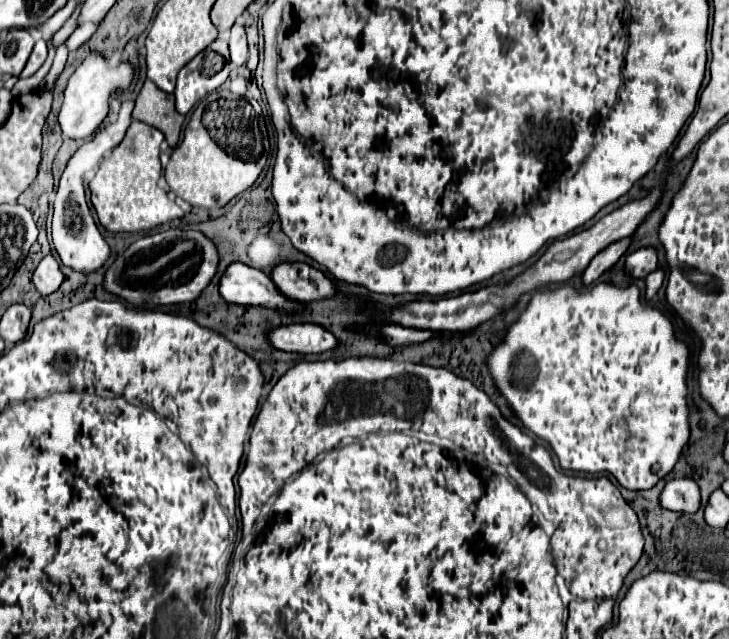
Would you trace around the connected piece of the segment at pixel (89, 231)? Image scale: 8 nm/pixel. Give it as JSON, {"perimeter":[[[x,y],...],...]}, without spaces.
{"perimeter":[[[124,101],[122,103],[122,109],[118,113],[118,119],[116,123],[104,127],[102,131],[98,131],[94,135],[92,141],[84,143],[74,155],[72,159],[68,161],[62,177],[60,177],[60,183],[58,183],[58,191],[56,191],[56,199],[54,199],[54,217],[52,217],[52,239],[54,239],[54,245],[56,245],[56,251],[62,259],[64,265],[76,269],[76,271],[84,271],[84,273],[90,273],[90,271],[96,271],[98,267],[104,265],[104,261],[108,259],[110,255],[110,247],[106,245],[106,241],[102,239],[94,219],[92,219],[92,213],[88,209],[88,203],[86,203],[86,197],[84,197],[84,185],[82,185],[82,177],[84,173],[90,169],[90,167],[98,167],[100,161],[102,161],[102,155],[104,151],[110,151],[114,149],[128,125],[130,125],[130,113],[134,109],[134,101]]]}

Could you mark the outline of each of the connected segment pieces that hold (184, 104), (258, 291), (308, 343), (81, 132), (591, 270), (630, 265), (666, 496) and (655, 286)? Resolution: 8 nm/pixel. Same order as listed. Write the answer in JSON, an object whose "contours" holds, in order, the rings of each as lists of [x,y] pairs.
{"contours":[[[[216,39],[190,63],[186,63],[186,67],[178,73],[174,89],[176,111],[186,115],[200,99],[216,91],[228,79],[228,63],[228,43],[222,39]]],[[[230,263],[220,277],[220,295],[228,303],[242,305],[264,305],[264,307],[280,307],[286,311],[302,309],[302,305],[282,297],[270,277],[262,271],[256,271],[244,263]]],[[[314,323],[280,325],[268,331],[268,341],[274,349],[286,353],[324,353],[338,345],[336,337]]],[[[90,53],[84,63],[74,71],[74,75],[68,81],[68,87],[64,91],[64,103],[58,115],[62,133],[70,139],[86,139],[90,137],[100,123],[104,121],[104,117],[108,115],[108,97],[114,91],[126,91],[132,83],[132,75],[134,75],[134,67],[128,63],[120,63],[116,67],[108,67],[104,55],[100,53]]],[[[626,237],[626,239],[620,239],[620,241],[612,243],[612,245],[608,245],[606,249],[602,249],[602,251],[590,261],[590,265],[586,267],[586,271],[582,273],[582,283],[584,283],[584,285],[594,283],[606,269],[610,269],[610,267],[626,253],[626,249],[630,247],[630,243],[632,243],[632,237]]],[[[642,247],[626,257],[626,273],[630,273],[634,279],[646,277],[656,267],[658,267],[658,253],[654,247]]],[[[672,479],[666,483],[660,505],[678,513],[696,513],[700,509],[700,489],[692,479]]],[[[656,269],[646,277],[646,299],[652,299],[656,295],[656,291],[662,287],[664,283],[664,271]]]]}

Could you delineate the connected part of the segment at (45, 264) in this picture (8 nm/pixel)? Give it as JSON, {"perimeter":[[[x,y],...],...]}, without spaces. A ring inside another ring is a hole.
{"perimeter":[[[46,255],[38,263],[38,267],[34,271],[34,285],[36,285],[36,289],[42,295],[50,295],[50,293],[54,293],[60,287],[62,281],[64,281],[64,275],[62,275],[56,259],[52,255]]]}

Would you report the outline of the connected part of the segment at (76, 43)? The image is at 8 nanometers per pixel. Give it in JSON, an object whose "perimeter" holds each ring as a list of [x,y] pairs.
{"perimeter":[[[90,23],[77,28],[65,42],[69,52],[78,49],[81,45],[86,43],[97,28],[97,25]]]}

